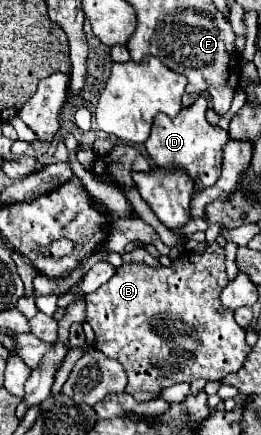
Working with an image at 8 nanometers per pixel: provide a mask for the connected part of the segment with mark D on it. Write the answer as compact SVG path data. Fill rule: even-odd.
M200 96L192 106L186 110L180 110L176 118L168 118L164 114L158 114L152 120L152 132L146 140L146 152L160 168L174 168L180 166L188 172L190 178L200 180L202 186L214 186L220 178L220 164L222 164L222 146L228 142L228 132L224 132L218 126L210 126L206 122L206 108L208 102L204 96Z

